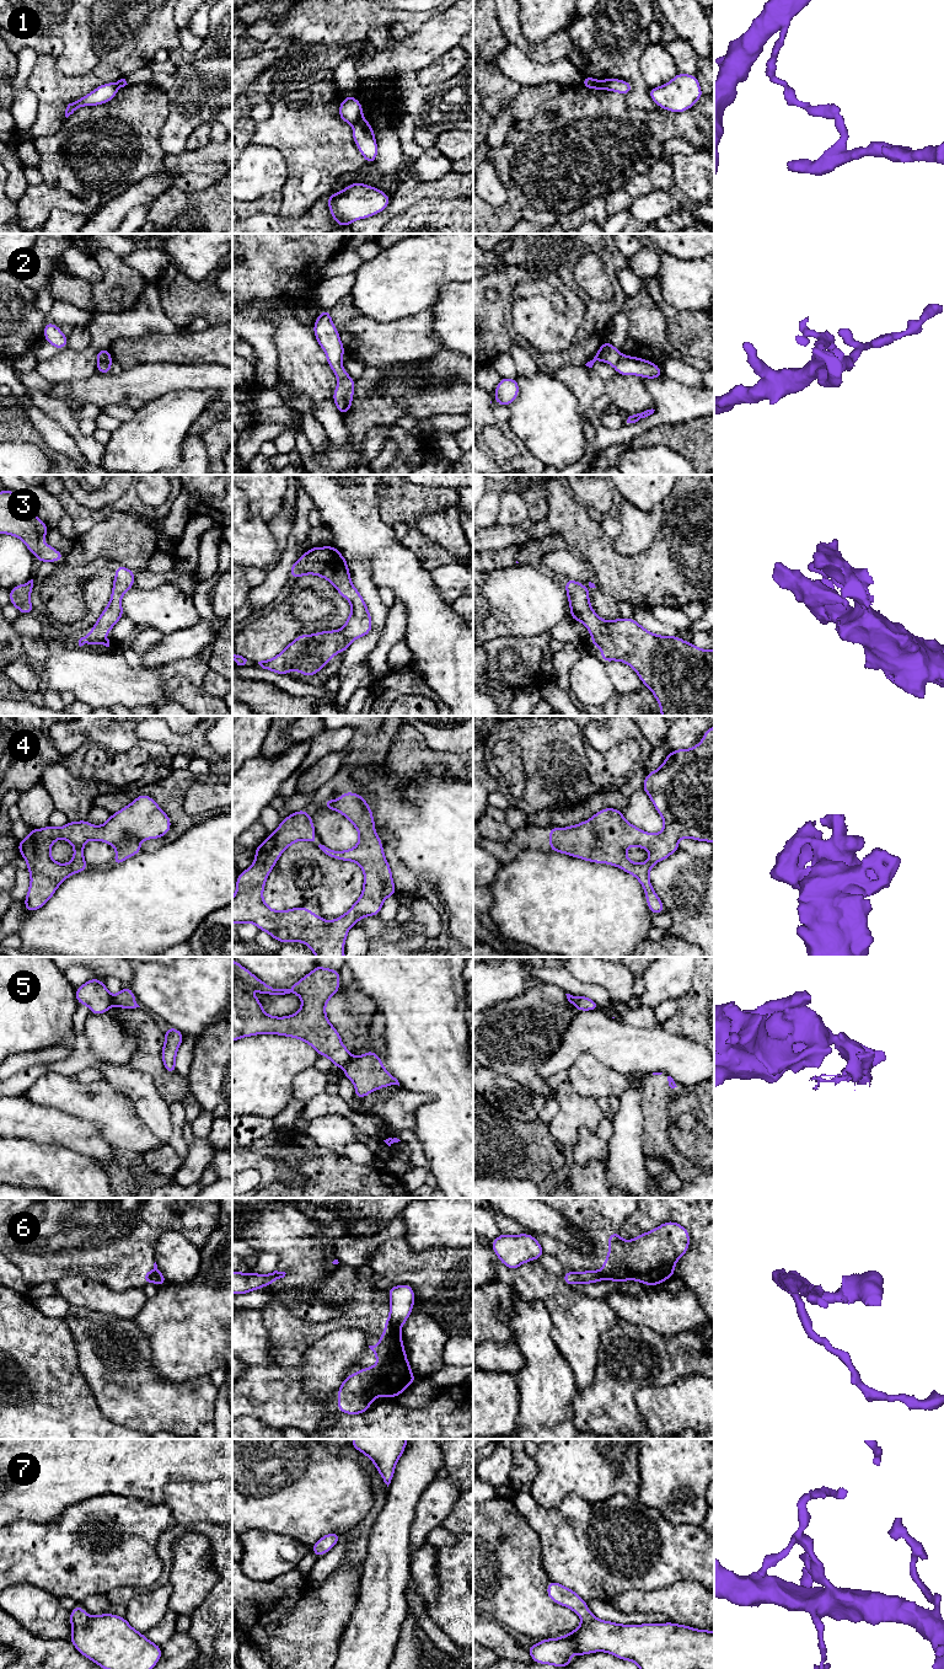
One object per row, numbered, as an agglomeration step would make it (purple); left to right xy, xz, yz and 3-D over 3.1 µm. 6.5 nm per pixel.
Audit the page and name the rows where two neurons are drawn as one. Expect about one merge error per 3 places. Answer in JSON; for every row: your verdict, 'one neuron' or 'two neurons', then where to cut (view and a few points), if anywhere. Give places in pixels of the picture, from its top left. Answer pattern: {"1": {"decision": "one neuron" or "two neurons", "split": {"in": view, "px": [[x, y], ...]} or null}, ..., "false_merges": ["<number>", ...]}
{"1": {"decision": "two neurons", "split": {"in": "xz", "px": [[361, 117], [353, 124]]}}, "2": {"decision": "two neurons", "split": {"in": "xy", "px": [[110, 359], [97, 364]]}}, "3": {"decision": "one neuron", "split": null}, "4": {"decision": "one neuron", "split": null}, "5": {"decision": "two neurons", "split": {"in": "xz", "px": [[352, 1057], [344, 1066]]}}, "6": {"decision": "two neurons", "split": {"in": "xy", "px": [[156, 1268], [150, 1280]]}}, "7": {"decision": "one neuron", "split": null}, "false_merges": ["1", "2", "5", "6"]}

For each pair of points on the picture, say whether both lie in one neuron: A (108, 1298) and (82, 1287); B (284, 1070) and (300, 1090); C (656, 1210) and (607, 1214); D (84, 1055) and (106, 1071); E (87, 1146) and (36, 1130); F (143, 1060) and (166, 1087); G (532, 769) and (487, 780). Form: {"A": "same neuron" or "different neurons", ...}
{"A": "same neuron", "B": "different neurons", "C": "different neurons", "D": "same neuron", "E": "same neuron", "F": "same neuron", "G": "different neurons"}

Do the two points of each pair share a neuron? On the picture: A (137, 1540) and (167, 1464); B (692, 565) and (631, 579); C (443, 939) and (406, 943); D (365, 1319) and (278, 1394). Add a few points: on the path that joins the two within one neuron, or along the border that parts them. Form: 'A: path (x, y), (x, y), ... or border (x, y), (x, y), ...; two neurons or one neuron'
A: border (123, 1496), (133, 1496), (153, 1503), (161, 1503); two neurons
B: path (677, 568), (668, 574), (645, 579); one neuron
C: border (428, 939), (423, 943); two neurons
D: path (337, 1324), (312, 1332), (285, 1359), (284, 1365); one neuron

